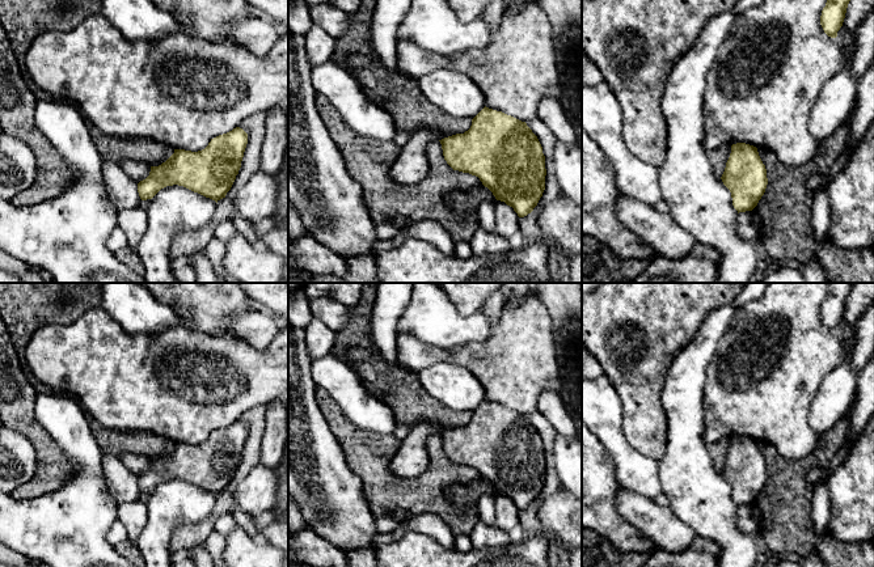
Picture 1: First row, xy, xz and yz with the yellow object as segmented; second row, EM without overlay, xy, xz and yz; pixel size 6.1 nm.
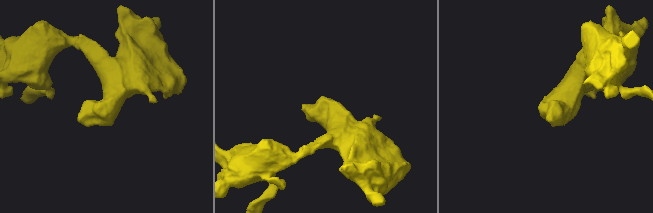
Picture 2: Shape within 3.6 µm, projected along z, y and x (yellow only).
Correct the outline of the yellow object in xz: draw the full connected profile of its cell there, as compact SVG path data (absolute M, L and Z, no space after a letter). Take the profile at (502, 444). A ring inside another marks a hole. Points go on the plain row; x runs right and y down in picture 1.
M485 399L468 424L439 435L453 464L478 470L519 511L537 499L545 483L545 449L525 415Z

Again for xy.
M236 420L211 432L202 444L174 443L165 456L151 460L149 469L138 477L140 492L152 492L161 482L178 478L218 496L238 467L246 437L248 427Z

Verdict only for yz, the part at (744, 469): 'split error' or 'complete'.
complete

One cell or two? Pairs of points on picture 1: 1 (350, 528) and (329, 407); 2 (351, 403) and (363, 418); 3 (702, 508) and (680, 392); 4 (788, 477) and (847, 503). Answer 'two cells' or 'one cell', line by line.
1: two cells
2: one cell
3: one cell
4: two cells

